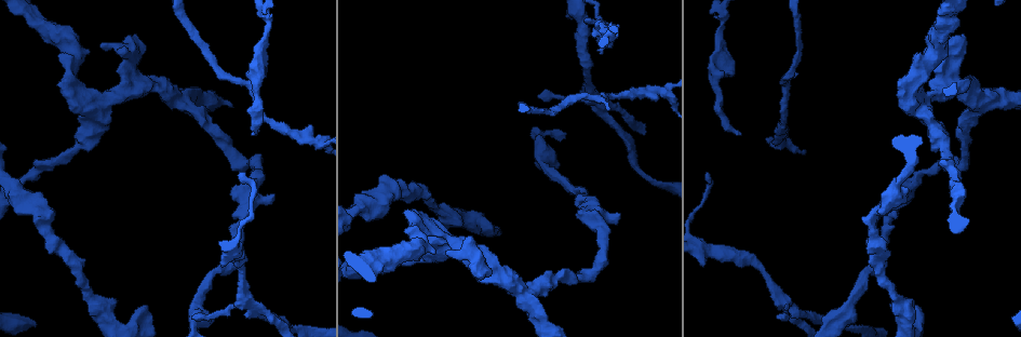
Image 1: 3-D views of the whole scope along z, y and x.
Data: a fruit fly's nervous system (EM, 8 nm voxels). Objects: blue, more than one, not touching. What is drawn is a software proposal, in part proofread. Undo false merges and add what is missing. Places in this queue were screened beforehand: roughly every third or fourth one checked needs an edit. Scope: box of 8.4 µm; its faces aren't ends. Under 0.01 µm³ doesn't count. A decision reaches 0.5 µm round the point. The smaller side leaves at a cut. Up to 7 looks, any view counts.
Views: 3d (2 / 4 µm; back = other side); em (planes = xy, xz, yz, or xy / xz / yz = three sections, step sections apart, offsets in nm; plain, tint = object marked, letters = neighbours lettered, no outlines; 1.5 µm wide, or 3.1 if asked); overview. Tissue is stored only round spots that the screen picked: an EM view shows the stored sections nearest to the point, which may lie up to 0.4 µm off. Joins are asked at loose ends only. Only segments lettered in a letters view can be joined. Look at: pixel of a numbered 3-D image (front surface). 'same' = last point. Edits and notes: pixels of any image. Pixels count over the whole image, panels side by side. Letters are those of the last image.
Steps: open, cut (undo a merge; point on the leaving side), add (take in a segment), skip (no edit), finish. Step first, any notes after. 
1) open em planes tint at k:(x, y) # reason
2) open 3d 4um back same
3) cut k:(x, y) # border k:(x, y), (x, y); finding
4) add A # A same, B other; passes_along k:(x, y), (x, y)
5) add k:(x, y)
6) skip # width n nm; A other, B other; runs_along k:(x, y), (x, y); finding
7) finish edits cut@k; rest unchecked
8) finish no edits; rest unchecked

open 3d 4um back at 1:(916, 306) # branch stops here

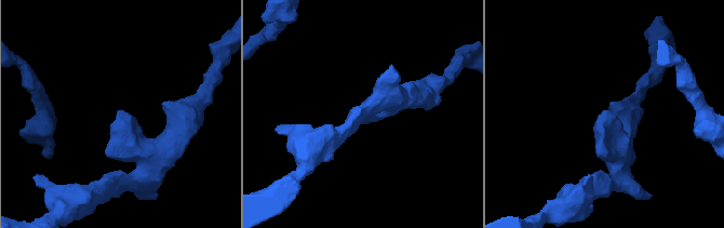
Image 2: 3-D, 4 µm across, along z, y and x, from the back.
open em xz step 8 letters at 2:(119, 112) # need the tissue

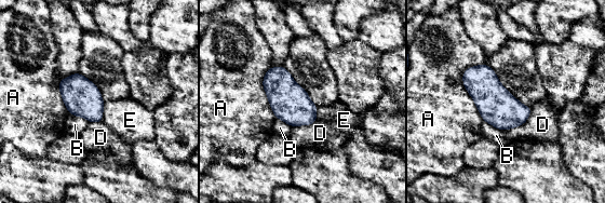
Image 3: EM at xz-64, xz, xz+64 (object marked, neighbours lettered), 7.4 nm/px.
skip # A other, B other, D other, E other; border 3:(69, 113), (83, 117), (89, 122); none of them fits

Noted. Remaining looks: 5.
open 3d 4um at 1:(232, 192) # three arms meet

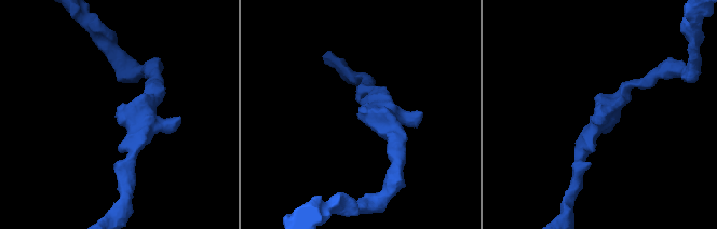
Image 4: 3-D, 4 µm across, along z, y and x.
open em xy step 4 letters at 4:(359, 110)

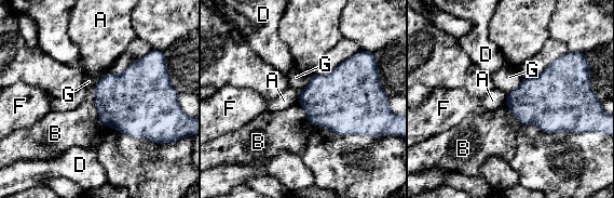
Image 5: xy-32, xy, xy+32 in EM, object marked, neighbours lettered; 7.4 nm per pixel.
skip # longest_contact B 300 nm; A other, B other, D other, F other, G other; border 5:(94, 87), (94, 106), (105, 126); none of them fits

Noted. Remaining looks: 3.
open 3d 4um back at 1:(257, 133) # branch stops here

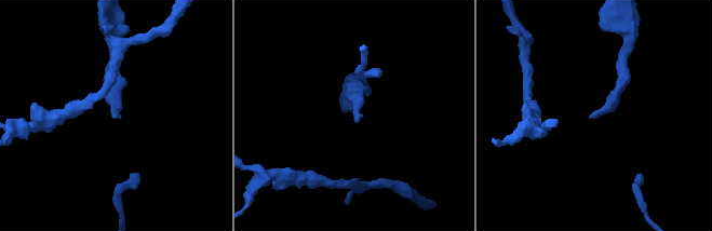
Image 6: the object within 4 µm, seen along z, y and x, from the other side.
open em planes letters at 6:(354, 121) # shape alone is not enough

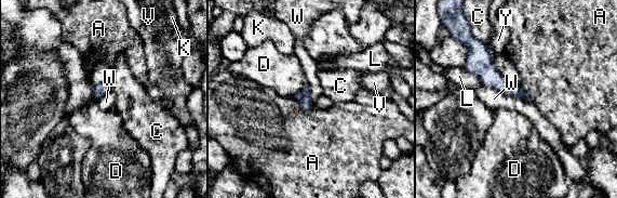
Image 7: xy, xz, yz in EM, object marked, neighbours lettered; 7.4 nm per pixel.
skip # A other, C other, D other, K other, L other, V other, W other, Y other; border 7:(293, 96), (304, 109), (313, 107); none of them fits

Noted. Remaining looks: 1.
finish no edits; rest unchecked

